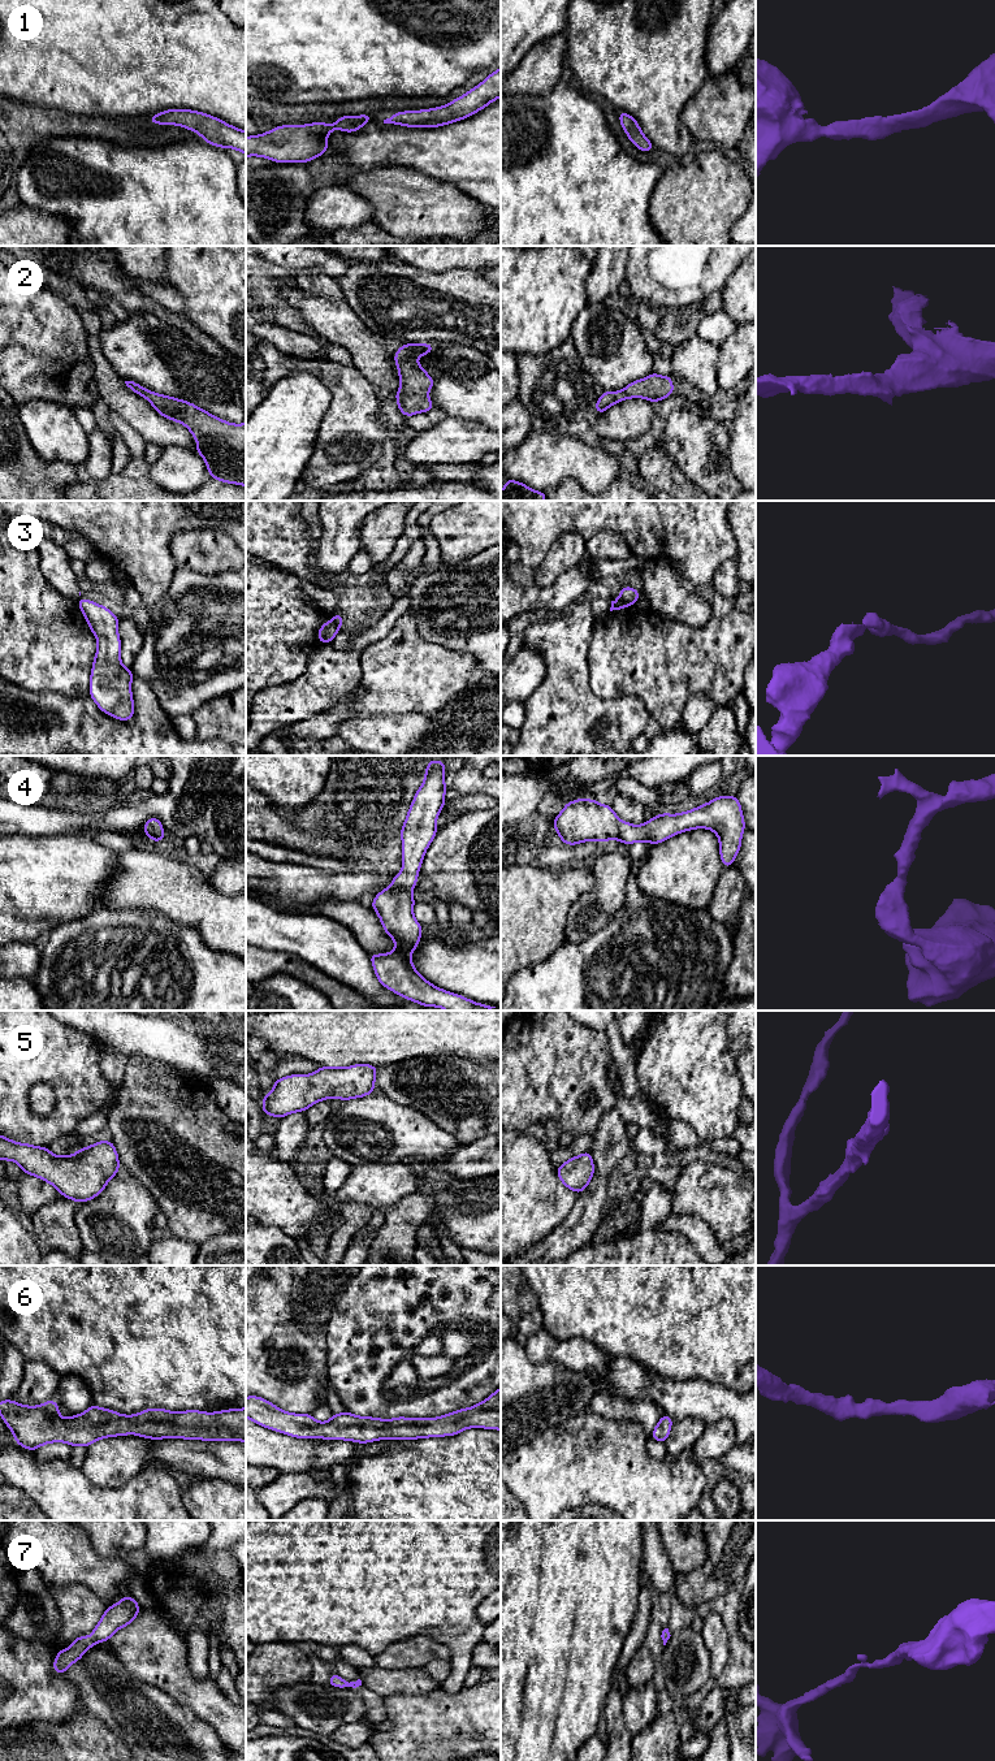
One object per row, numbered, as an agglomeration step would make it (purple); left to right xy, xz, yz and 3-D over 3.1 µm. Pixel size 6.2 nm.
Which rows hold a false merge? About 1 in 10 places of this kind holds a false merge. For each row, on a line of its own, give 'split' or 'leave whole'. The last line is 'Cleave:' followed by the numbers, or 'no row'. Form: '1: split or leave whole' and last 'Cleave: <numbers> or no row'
1: leave whole
2: leave whole
3: split
4: leave whole
5: leave whole
6: leave whole
7: leave whole
Cleave: 3

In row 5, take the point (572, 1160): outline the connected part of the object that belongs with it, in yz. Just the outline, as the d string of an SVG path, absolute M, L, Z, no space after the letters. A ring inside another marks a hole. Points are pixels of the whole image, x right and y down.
M590 1151L570 1158L555 1172L566 1187L580 1194L589 1185L594 1173Z

